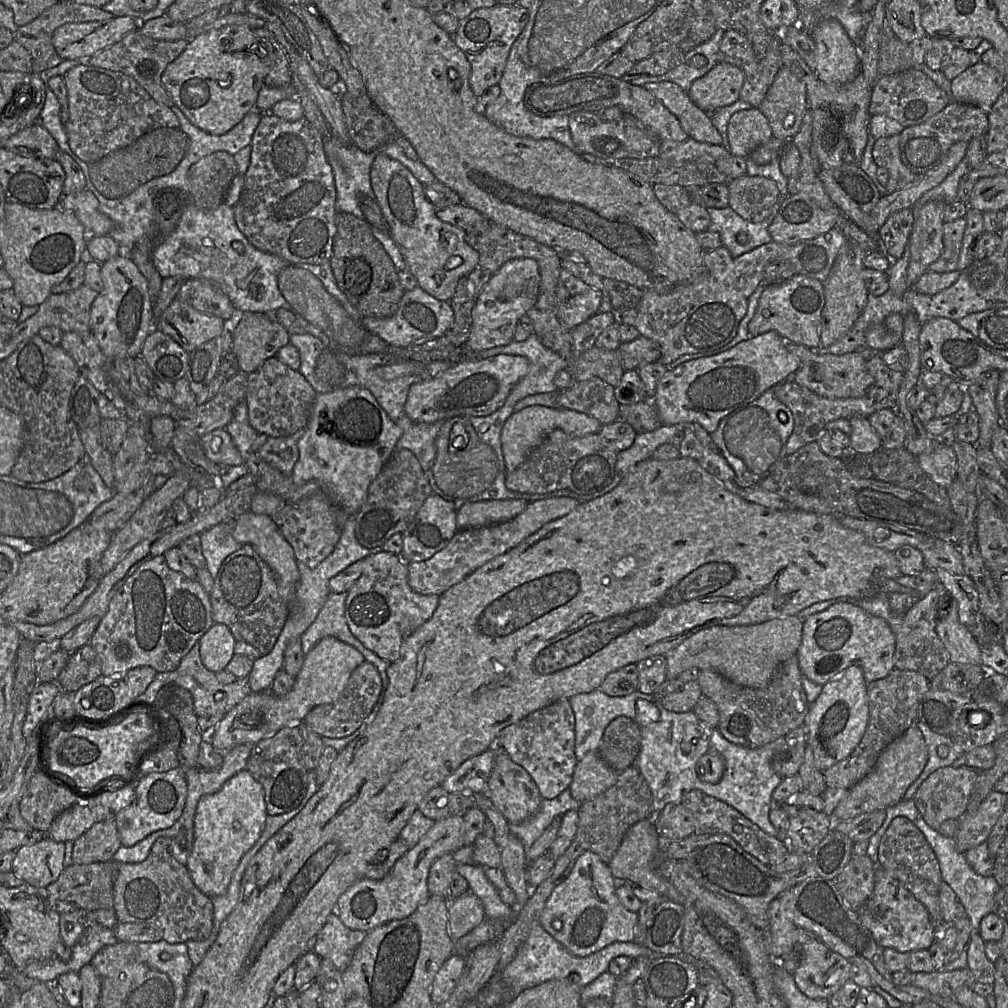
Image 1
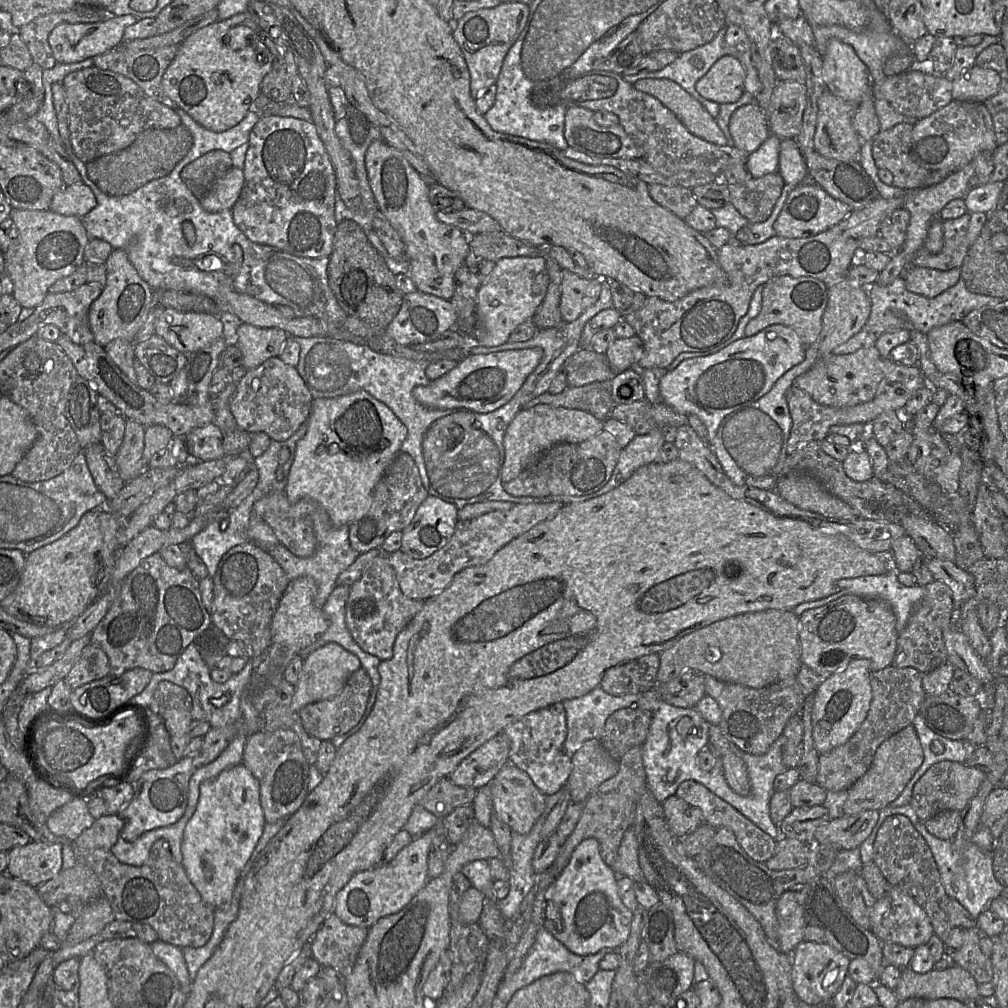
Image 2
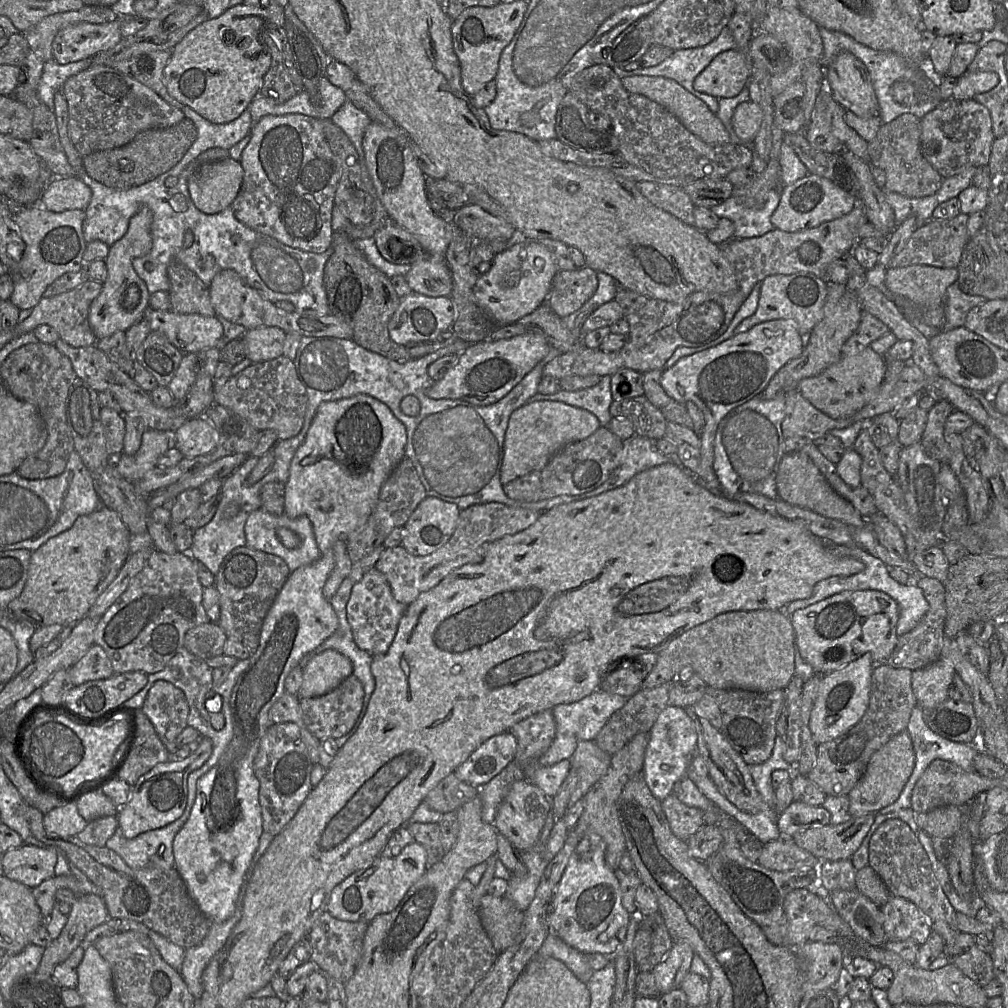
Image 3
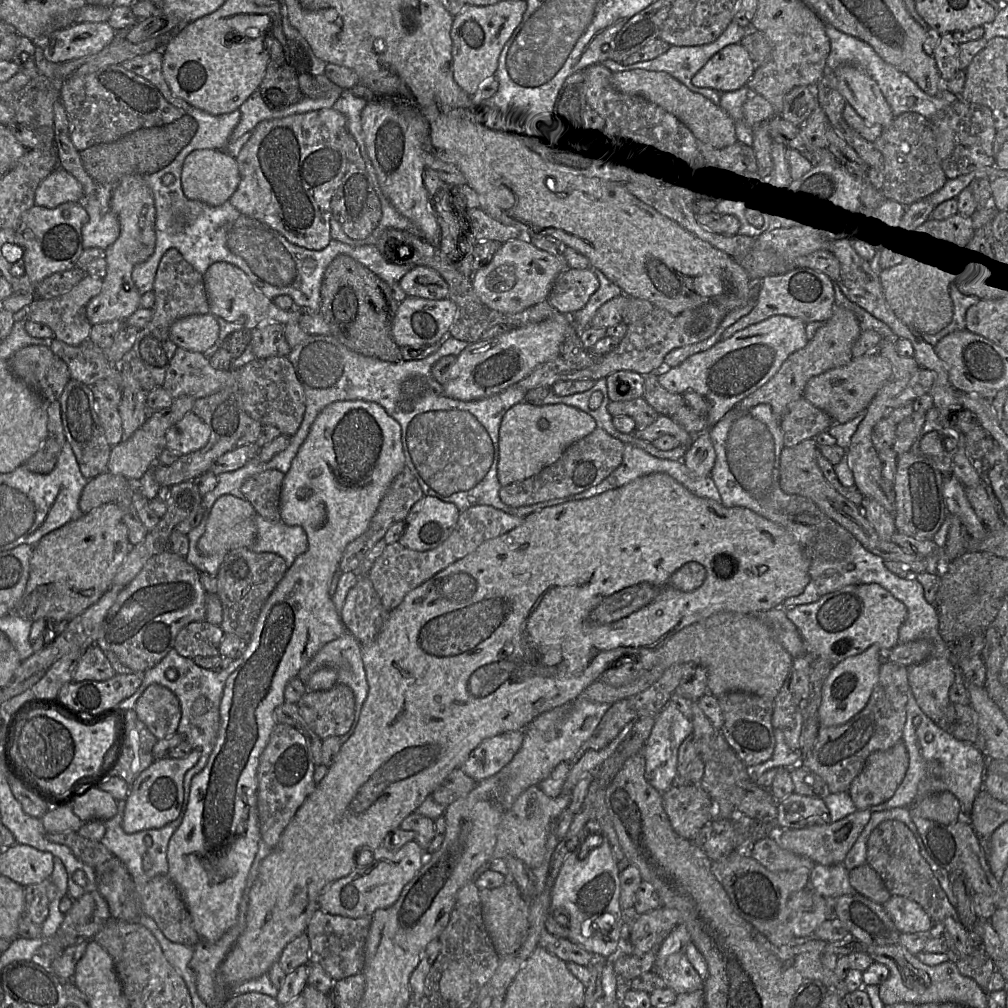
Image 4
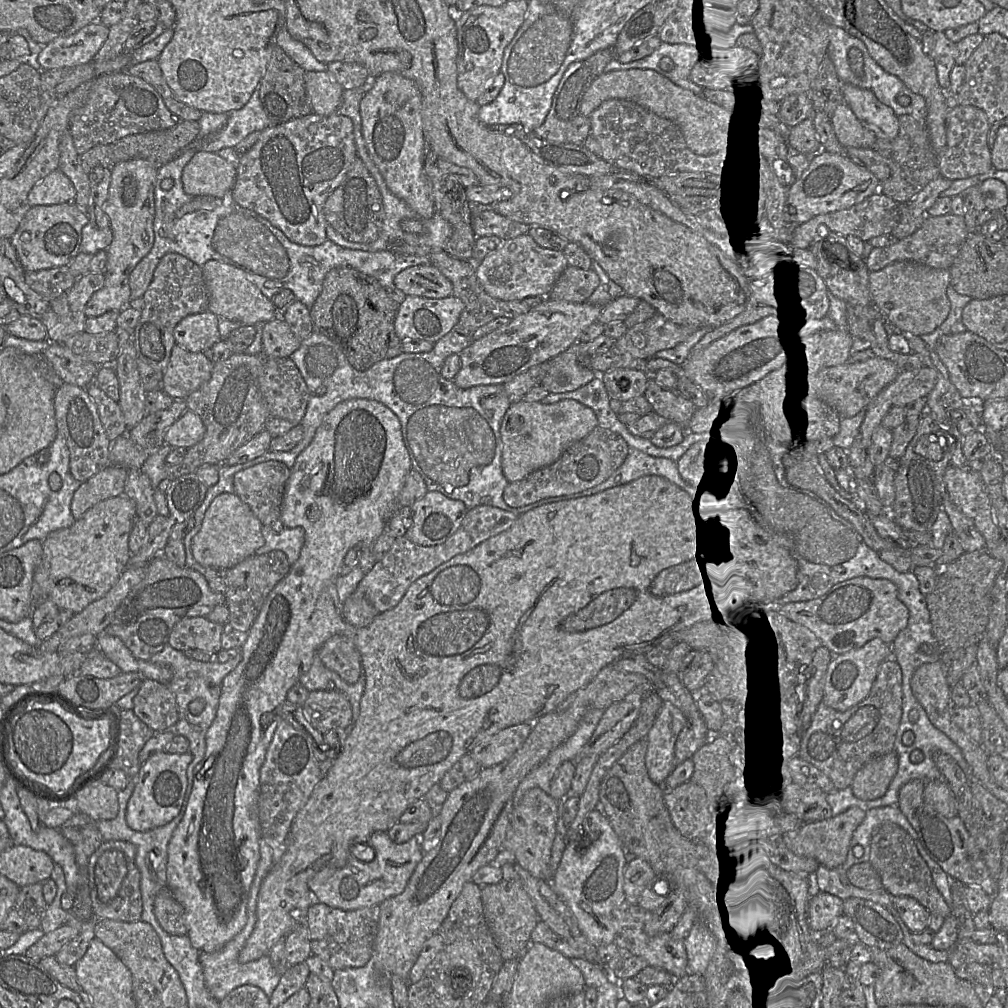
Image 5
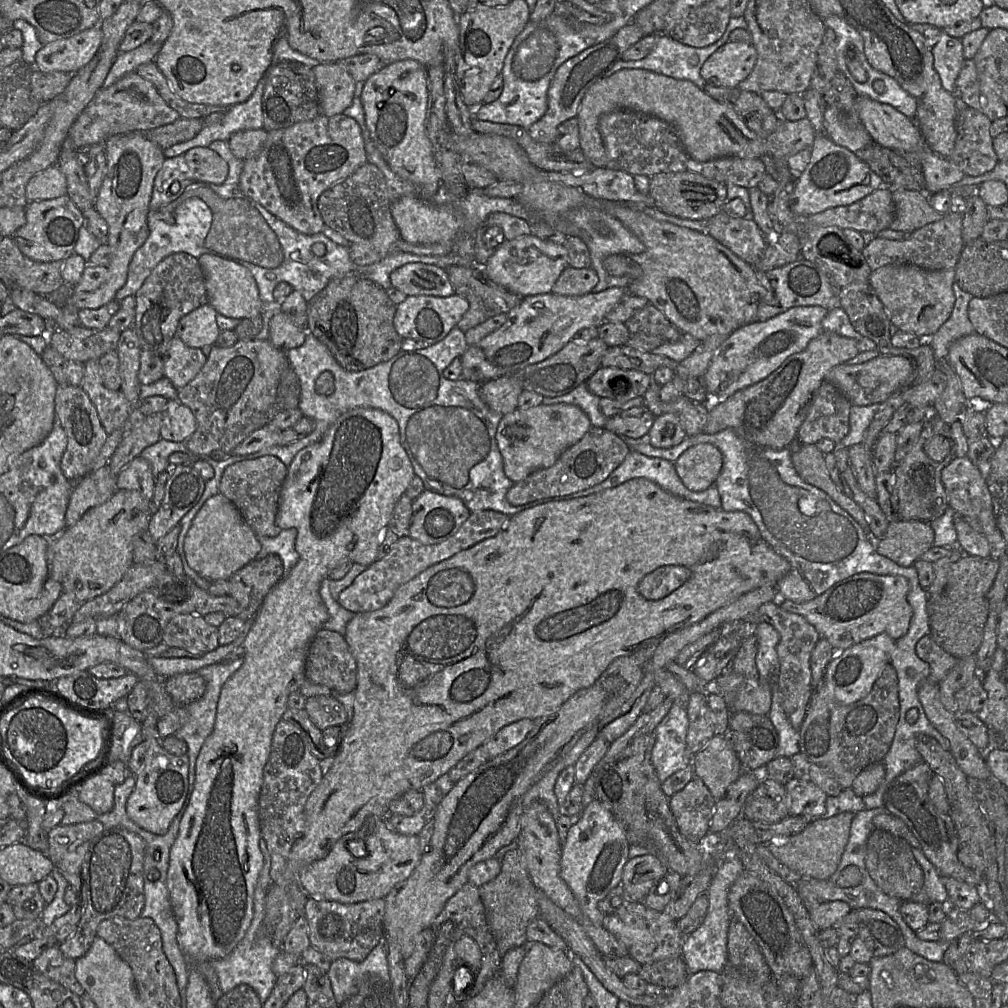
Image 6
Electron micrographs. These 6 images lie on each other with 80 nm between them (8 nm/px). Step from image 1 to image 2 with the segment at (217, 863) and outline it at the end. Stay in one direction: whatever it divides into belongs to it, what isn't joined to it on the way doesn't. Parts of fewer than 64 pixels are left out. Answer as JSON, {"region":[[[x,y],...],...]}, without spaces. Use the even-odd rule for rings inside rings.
{"region":[[[243,763],[222,771],[217,777],[200,784],[199,799],[188,821],[181,844],[182,866],[202,899],[214,909],[228,909],[239,875],[260,839],[265,817],[260,801],[260,782]]]}

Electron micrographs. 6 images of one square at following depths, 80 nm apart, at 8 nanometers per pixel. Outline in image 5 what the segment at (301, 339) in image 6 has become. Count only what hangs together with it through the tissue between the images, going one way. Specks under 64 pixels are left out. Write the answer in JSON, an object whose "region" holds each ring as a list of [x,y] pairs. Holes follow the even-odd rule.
{"region":[[[280,315],[262,326],[262,354],[267,358],[289,358],[302,343]]]}

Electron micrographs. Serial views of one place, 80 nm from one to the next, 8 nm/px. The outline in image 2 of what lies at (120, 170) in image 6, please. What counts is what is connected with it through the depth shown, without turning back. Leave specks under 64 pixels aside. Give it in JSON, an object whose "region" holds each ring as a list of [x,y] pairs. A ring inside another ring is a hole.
{"region":[[[113,249],[104,264],[107,275],[106,284],[89,309],[89,326],[94,342],[102,347],[115,339],[134,341],[145,321],[153,295],[152,288],[139,276],[125,250]]]}

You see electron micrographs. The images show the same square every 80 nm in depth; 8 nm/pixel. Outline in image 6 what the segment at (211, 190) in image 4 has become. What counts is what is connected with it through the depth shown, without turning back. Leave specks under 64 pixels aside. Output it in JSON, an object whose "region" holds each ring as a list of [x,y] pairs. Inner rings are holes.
{"region":[[[195,147],[184,154],[188,170],[194,180],[222,184],[229,171],[227,162],[208,147]]]}

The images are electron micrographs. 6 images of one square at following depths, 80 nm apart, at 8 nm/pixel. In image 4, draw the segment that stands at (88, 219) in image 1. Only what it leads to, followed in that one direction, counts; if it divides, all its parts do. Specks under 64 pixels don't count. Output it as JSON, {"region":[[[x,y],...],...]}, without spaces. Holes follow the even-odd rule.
{"region":[[[57,166],[37,187],[35,205],[55,208],[67,202],[83,202],[85,194],[81,183]]]}

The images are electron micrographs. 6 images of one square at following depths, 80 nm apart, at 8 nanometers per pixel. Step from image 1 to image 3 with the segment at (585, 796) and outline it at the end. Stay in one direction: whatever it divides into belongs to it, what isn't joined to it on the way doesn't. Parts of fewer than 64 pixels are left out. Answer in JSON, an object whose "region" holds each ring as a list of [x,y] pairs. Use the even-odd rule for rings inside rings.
{"region":[[[594,740],[581,741],[570,758],[571,768],[578,776],[568,808],[583,799],[587,792],[607,773],[611,755],[601,750]]]}

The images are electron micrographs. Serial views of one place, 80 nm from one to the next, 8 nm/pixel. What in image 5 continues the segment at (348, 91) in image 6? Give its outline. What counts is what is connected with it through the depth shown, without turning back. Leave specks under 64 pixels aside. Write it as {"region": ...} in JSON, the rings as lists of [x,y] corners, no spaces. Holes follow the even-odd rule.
{"region":[[[306,71],[304,78],[313,112],[322,116],[337,113],[344,89],[329,72]]]}

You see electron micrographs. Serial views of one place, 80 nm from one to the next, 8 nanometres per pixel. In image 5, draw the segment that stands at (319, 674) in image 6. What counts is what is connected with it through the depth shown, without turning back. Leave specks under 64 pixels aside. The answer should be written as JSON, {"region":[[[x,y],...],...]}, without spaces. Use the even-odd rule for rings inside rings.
{"region":[[[333,635],[318,650],[318,656],[329,670],[336,672],[345,682],[356,683],[362,675],[362,663],[359,651],[353,640],[345,635]]]}

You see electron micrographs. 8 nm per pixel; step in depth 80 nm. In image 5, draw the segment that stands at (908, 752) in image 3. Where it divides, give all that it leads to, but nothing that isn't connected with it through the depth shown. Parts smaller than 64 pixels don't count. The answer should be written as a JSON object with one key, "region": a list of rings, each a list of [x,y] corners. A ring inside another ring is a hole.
{"region":[[[891,751],[866,763],[855,775],[851,790],[863,801],[881,798],[888,791],[899,766],[898,755]]]}

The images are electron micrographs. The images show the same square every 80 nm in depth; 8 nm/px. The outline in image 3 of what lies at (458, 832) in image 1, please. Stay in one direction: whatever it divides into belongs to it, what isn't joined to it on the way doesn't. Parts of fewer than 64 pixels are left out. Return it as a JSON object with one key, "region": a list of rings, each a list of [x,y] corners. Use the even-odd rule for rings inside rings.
{"region":[[[416,841],[406,845],[397,856],[381,854],[371,867],[352,873],[334,887],[327,912],[339,920],[370,923],[377,915],[393,911],[427,868],[426,850]]]}

